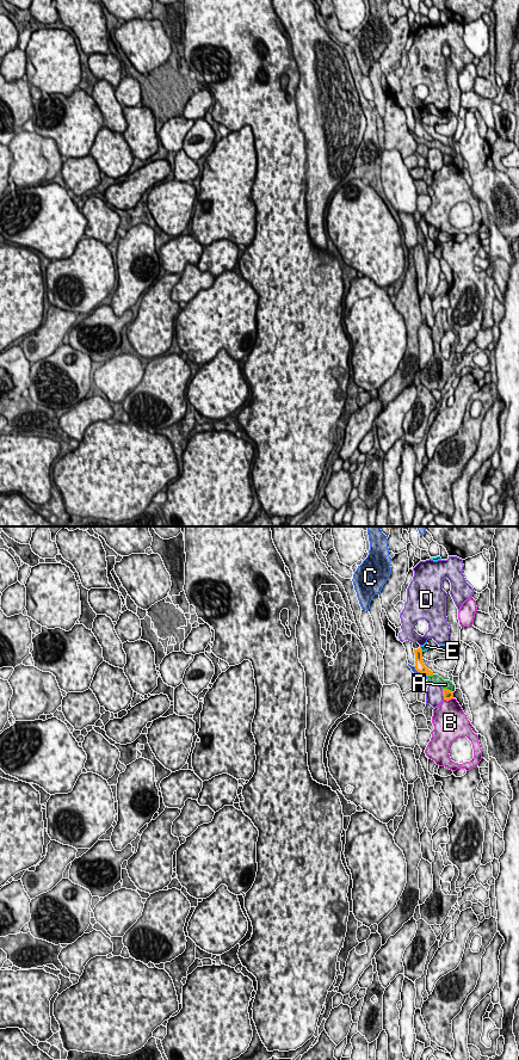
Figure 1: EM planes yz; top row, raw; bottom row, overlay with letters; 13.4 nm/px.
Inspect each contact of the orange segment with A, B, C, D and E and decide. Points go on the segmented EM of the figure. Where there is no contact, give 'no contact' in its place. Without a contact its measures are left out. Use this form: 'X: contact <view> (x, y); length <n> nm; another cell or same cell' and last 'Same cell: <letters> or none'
A: contact yz (446, 689); length 140 nm; another cell
B: contact yz (448, 700); length 130 nm; another cell
C: contact yz (416, 670); length 150 nm; another cell
D: contact yz (443, 694); length 150 nm; another cell
E: contact yz (420, 649); length 80 nm; another cell
Same cell: none

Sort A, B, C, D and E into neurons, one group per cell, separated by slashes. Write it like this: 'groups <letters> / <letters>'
groups A C / B / D / E

